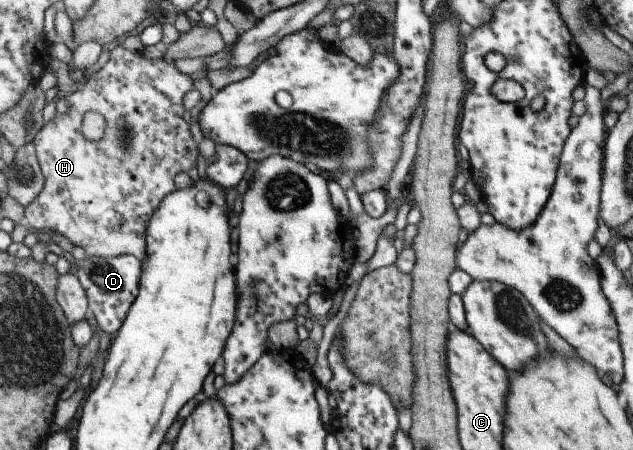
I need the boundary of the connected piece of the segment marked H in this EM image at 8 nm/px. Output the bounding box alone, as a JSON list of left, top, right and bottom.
[24,45,196,260]

